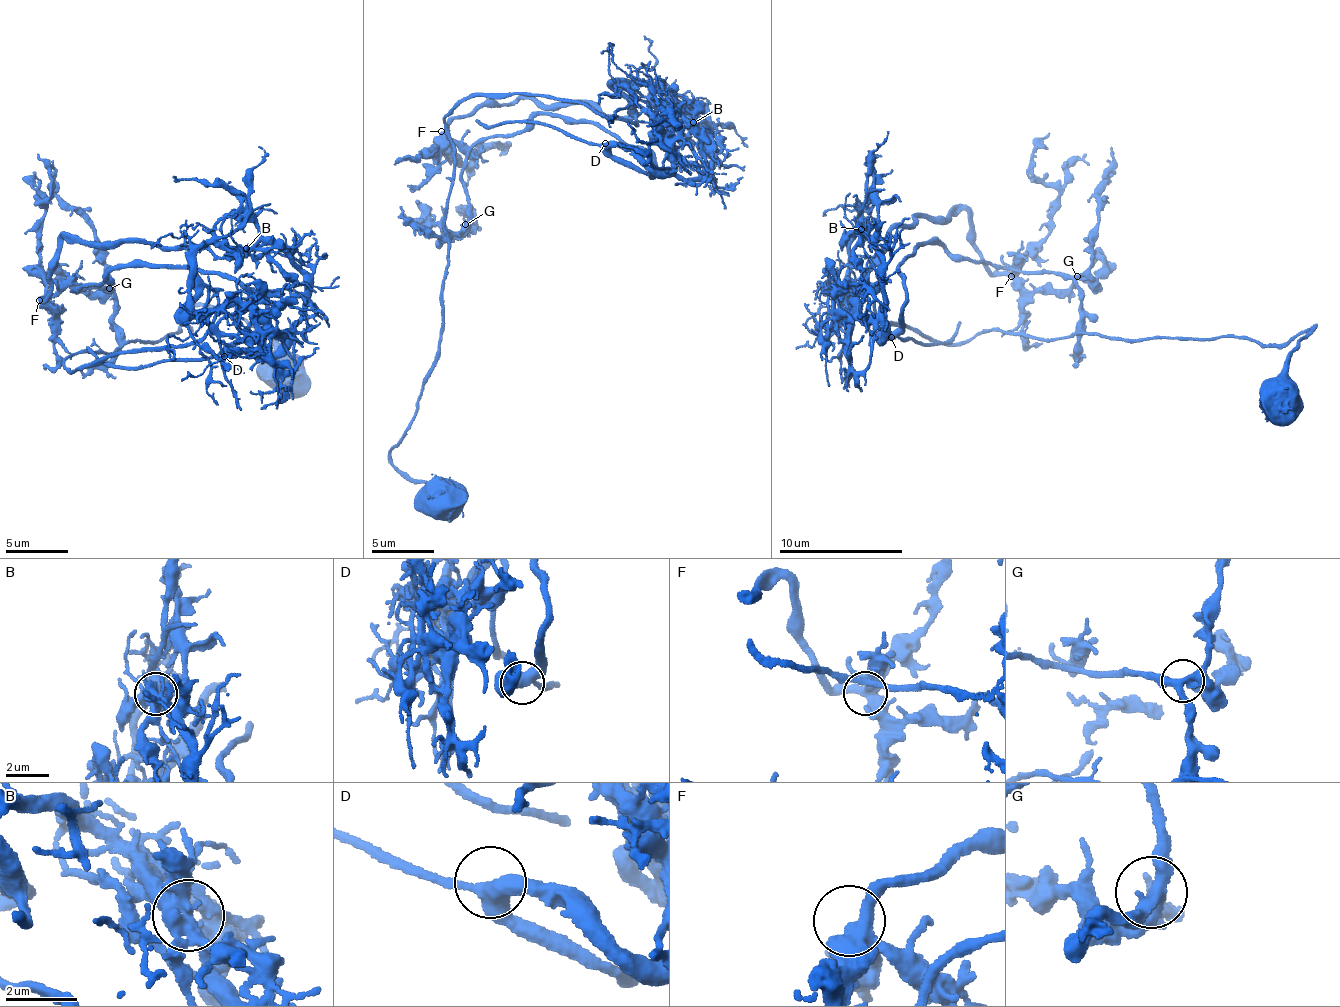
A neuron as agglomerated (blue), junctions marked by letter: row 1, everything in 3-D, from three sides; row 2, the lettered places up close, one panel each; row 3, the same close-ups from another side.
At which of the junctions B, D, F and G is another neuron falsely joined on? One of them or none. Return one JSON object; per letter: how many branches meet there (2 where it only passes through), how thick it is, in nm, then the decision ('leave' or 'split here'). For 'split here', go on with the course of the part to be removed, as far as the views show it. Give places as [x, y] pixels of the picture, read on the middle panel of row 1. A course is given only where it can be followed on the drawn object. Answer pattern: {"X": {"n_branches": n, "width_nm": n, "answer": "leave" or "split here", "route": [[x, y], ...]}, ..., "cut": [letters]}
{"B": {"n_branches": 6, "width_nm": 440, "answer": "split here", "route": [[693, 123], [711, 174], [685, 181], [598, 126], [490, 135], [465, 232], [473, 207]]}, "D": {"n_branches": 3, "width_nm": 400, "answer": "leave"}, "F": {"n_branches": 4, "width_nm": 400, "answer": "leave"}, "G": {"n_branches": 3, "width_nm": 360, "answer": "leave"}, "cut": ["B"]}

